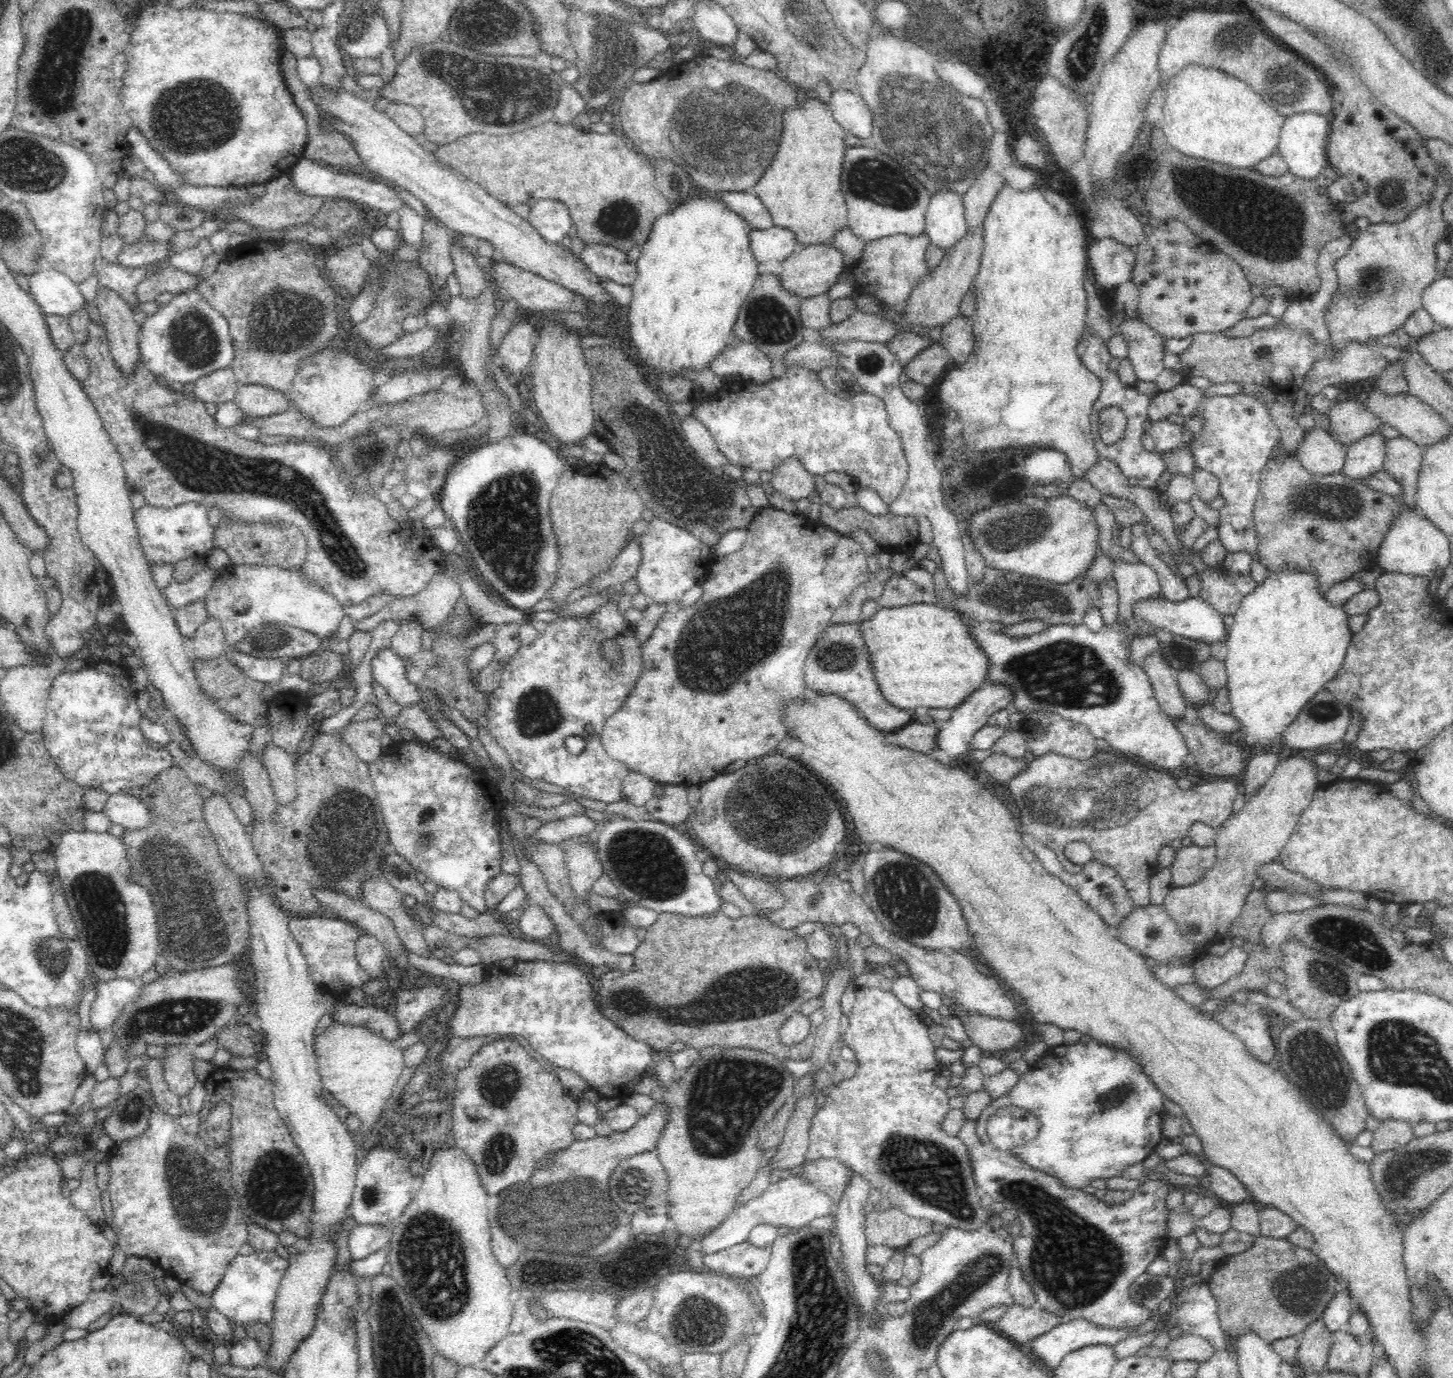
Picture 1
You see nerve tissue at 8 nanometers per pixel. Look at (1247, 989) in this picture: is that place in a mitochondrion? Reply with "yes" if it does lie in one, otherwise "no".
no

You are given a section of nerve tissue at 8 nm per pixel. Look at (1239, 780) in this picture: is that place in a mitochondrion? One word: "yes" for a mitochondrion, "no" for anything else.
no

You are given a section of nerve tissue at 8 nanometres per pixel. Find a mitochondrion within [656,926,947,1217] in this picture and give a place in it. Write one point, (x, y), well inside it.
(729, 1094)

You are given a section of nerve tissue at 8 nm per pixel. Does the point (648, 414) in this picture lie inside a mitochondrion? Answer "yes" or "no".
yes

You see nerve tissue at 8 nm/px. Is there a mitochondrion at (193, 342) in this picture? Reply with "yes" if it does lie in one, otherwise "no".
yes

